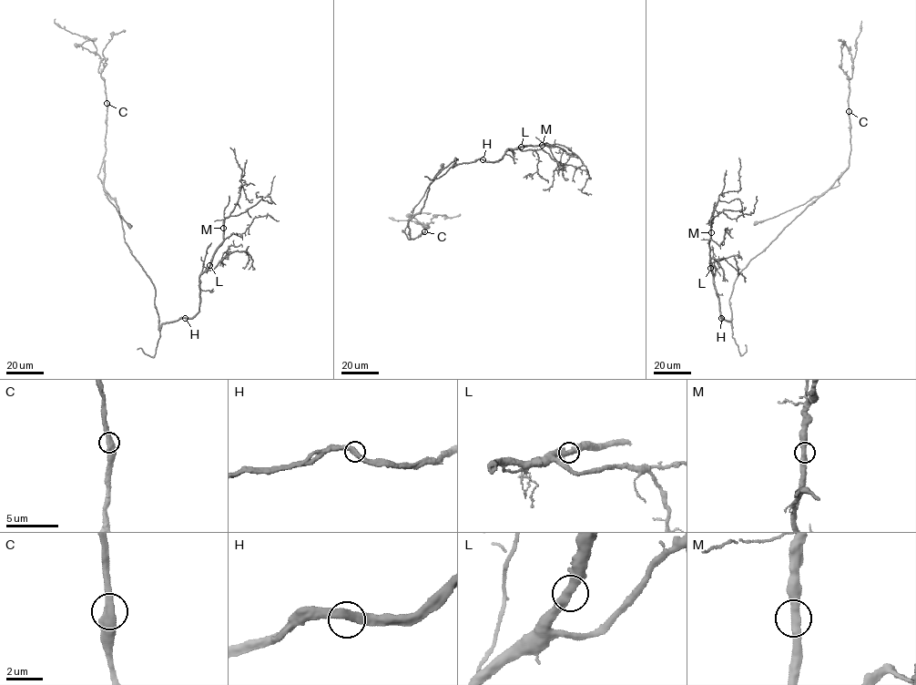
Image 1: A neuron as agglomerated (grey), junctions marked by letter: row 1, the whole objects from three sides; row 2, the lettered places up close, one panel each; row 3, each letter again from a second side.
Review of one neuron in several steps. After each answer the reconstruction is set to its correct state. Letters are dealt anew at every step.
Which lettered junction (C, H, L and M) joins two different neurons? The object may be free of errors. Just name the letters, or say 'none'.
none

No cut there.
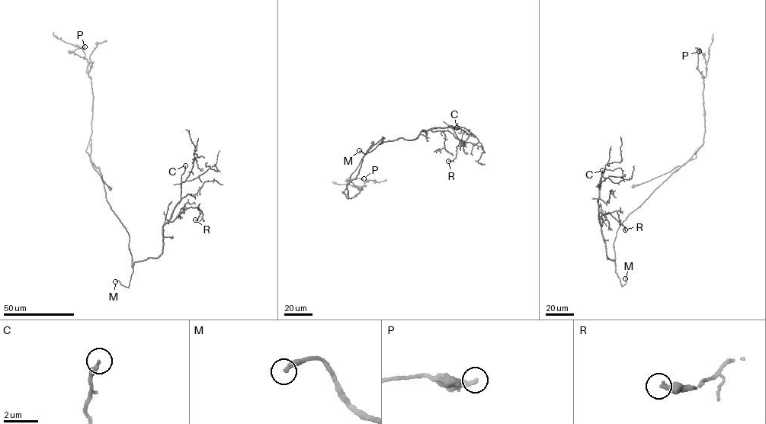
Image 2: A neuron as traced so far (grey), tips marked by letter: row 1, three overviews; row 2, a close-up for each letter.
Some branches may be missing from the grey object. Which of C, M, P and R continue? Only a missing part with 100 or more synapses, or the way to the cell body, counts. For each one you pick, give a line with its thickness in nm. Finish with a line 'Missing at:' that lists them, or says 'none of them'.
M: calibre 300 nm
Missing at: M

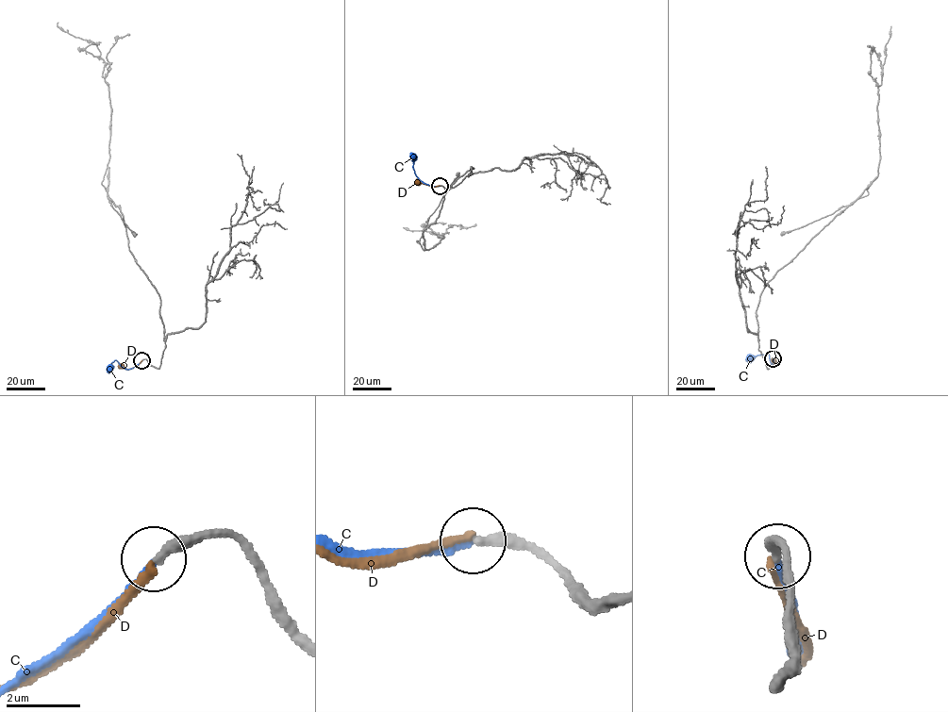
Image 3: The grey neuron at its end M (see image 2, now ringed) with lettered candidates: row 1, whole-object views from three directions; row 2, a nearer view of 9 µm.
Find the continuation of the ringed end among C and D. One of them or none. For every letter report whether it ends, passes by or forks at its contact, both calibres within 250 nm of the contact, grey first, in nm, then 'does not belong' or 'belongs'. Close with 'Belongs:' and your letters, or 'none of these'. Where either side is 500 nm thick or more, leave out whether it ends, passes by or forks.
C: it ends there; 320 nm thick on the grey side, 220 nm on the other; belongs
D: it ends there; 320 nm thick on the grey side, 200 nm on the other; does not belong
Belongs: C

